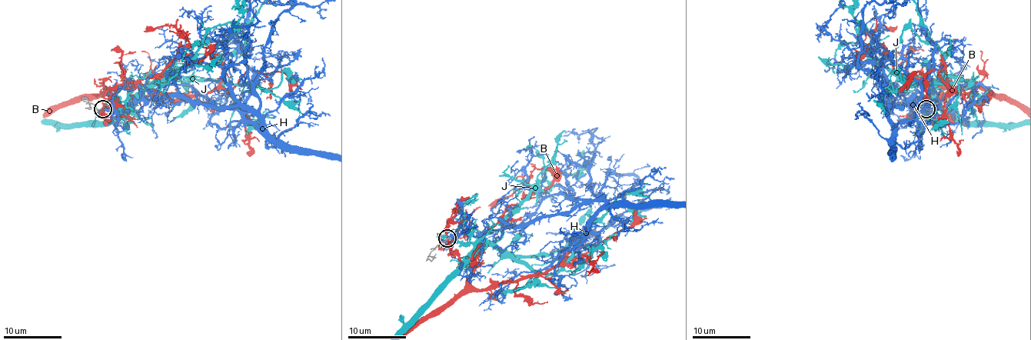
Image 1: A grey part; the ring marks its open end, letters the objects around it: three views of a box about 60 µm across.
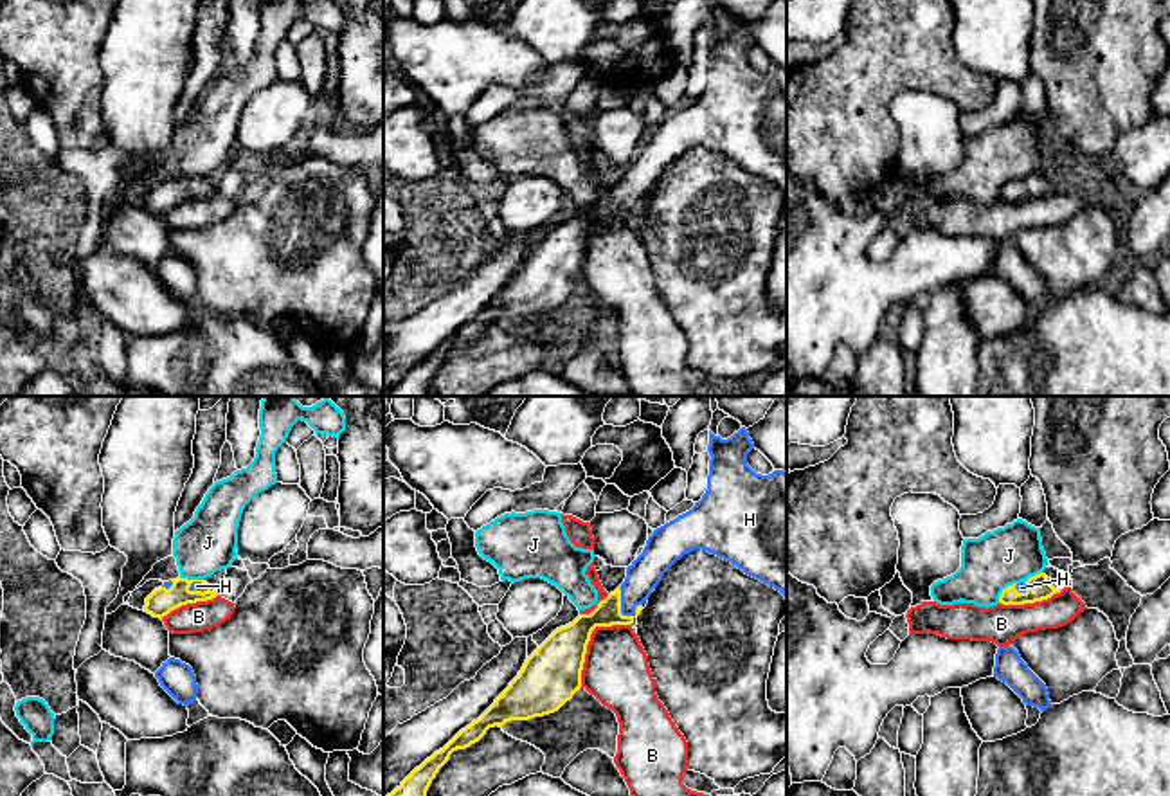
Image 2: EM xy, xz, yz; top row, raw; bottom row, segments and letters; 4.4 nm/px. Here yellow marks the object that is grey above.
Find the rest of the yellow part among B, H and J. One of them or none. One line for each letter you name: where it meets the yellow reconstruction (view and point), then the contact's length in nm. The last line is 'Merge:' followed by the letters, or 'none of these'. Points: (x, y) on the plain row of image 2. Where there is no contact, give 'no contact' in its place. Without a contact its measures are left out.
H: meets yellow in xz at (620, 204); contact 150 nm long
Merge: H

